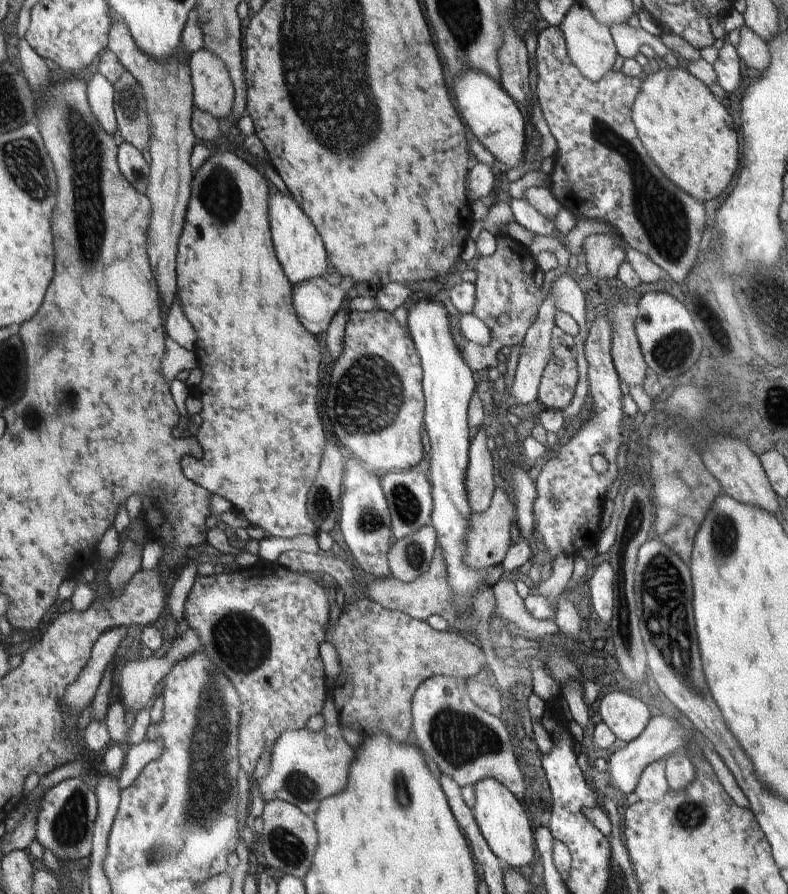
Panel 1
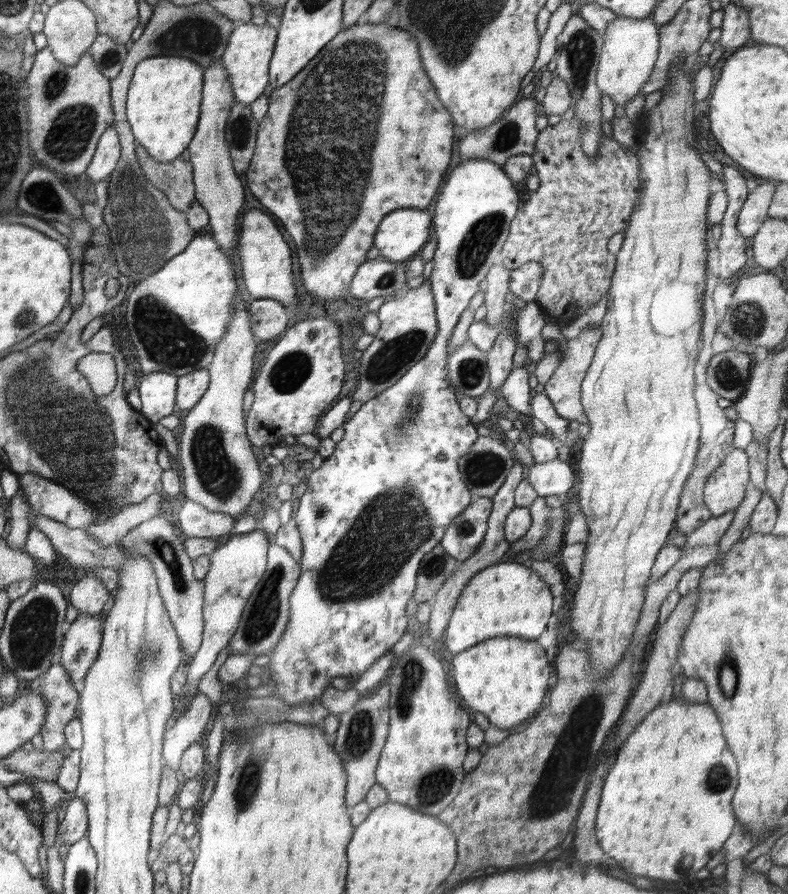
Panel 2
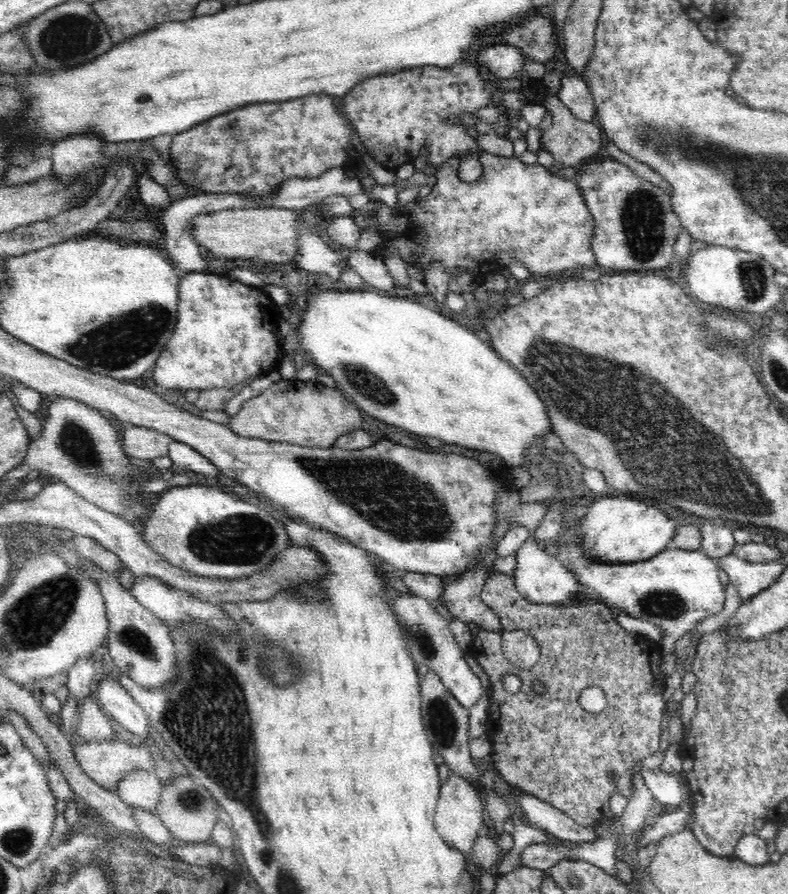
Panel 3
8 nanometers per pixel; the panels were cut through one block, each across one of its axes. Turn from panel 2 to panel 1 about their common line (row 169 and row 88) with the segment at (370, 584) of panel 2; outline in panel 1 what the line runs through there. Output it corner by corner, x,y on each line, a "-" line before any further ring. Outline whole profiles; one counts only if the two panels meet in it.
465,72
461,78
455,78
455,100
459,100
459,114
465,120
467,128
477,136
477,140
495,156
497,166
521,168
525,160
525,124
515,106
515,102
505,94
501,84
489,80
481,72

